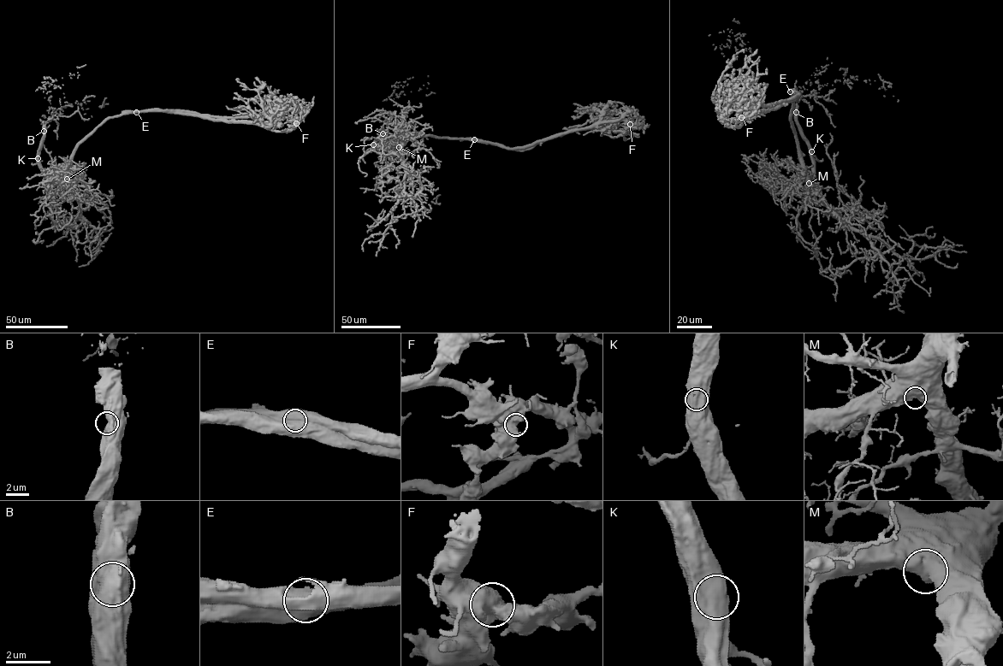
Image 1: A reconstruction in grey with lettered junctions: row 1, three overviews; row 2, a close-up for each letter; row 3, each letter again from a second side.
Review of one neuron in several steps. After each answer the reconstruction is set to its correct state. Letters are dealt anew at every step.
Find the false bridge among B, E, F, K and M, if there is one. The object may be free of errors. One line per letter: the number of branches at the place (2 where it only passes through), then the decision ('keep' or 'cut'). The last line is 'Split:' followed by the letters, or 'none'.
B: 1 branches meet; keep
E: 1 branches meet; cut
F: 1 branches meet; keep
K: 1 branches meet; keep
M: 1 branches meet; keep
Split: E

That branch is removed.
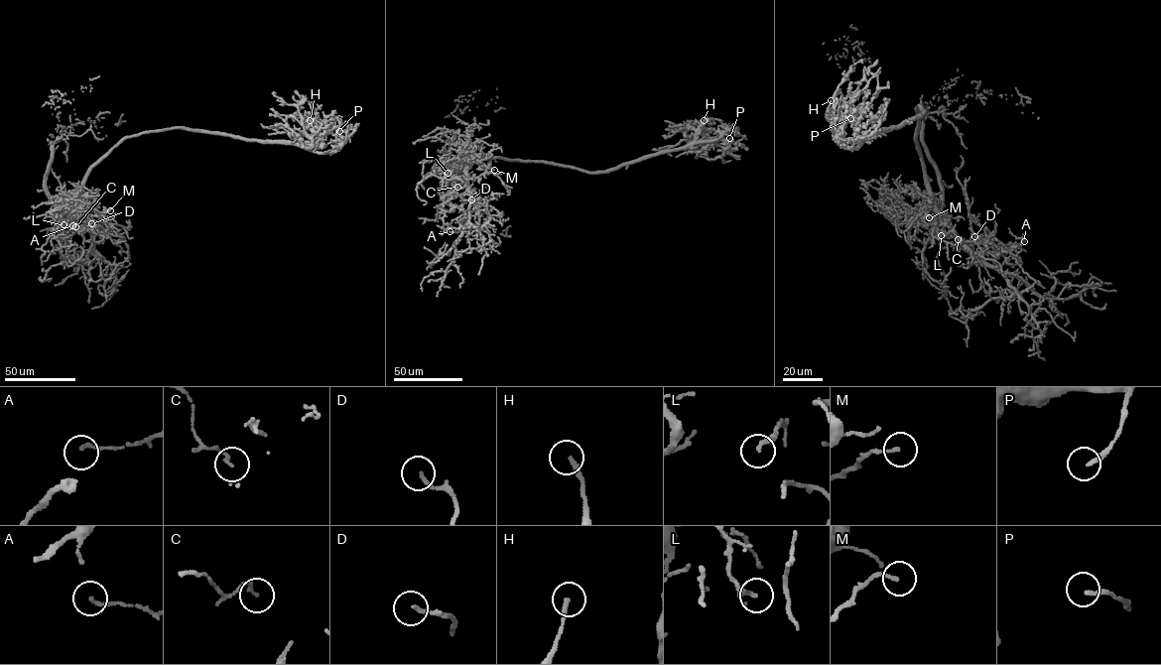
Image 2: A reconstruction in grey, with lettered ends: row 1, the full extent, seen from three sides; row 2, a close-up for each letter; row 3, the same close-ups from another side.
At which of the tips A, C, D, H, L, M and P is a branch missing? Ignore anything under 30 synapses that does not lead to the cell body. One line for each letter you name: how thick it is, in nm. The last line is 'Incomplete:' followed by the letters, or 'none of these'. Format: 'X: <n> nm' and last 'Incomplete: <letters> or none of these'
H: 180 nm
Incomplete: H

